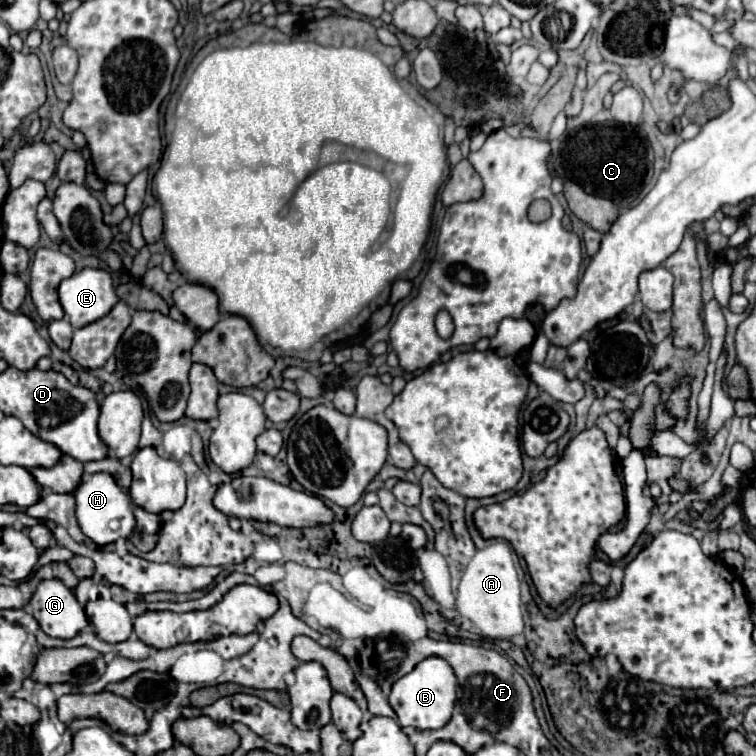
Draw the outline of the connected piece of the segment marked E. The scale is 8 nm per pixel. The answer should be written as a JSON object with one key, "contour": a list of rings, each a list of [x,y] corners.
{"contour":[[[85,268],[75,272],[69,280],[63,280],[59,300],[73,328],[83,328],[107,316],[113,304],[119,302],[109,272],[99,268]]]}

